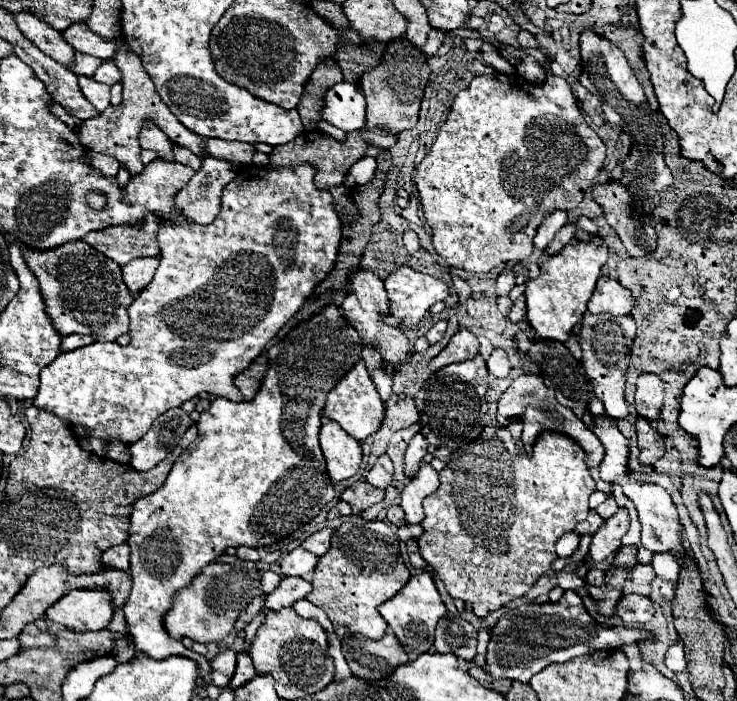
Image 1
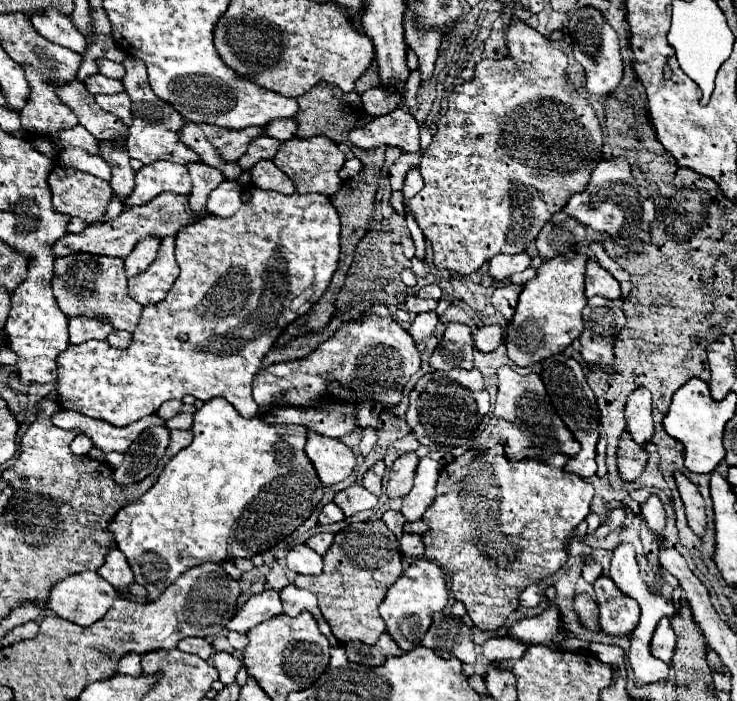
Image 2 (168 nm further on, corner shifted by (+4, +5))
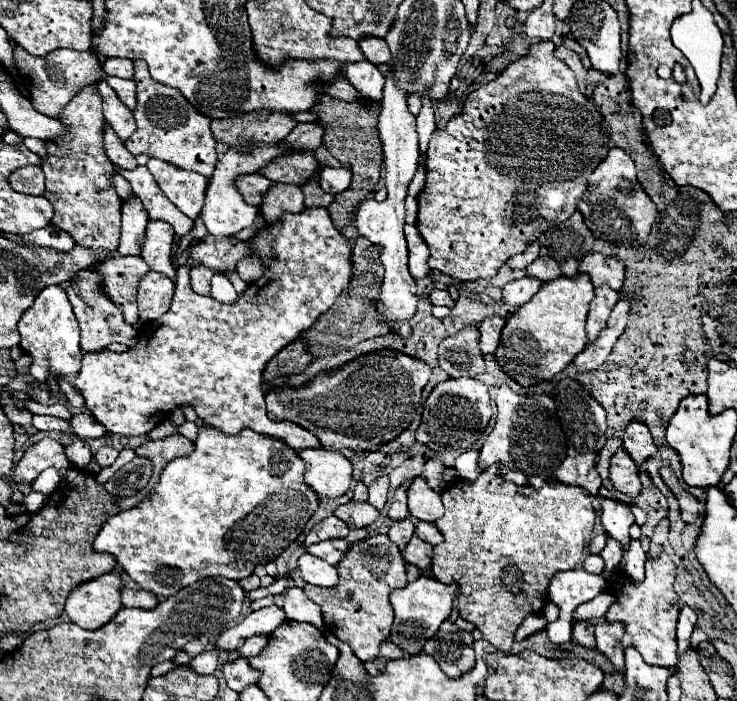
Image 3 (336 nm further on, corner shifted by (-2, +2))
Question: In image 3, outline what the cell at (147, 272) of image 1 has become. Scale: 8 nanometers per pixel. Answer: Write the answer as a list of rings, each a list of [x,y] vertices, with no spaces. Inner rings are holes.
[[[150,220],[146,228],[146,240],[142,246],[142,258],[144,262],[156,270],[168,276],[170,280],[176,280],[176,270],[170,264],[170,252],[174,248],[174,228],[162,220]]]

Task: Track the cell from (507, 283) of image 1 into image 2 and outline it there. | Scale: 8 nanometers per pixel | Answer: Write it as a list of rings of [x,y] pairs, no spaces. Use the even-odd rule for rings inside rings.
[[[528,253],[518,255],[496,255],[490,259],[490,275],[496,281],[506,281],[510,275],[520,273],[530,267]]]

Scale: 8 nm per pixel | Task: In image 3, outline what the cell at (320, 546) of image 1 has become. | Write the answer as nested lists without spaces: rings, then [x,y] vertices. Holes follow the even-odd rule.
[[[336,538],[336,540],[324,540],[324,542],[318,542],[318,544],[310,546],[306,552],[312,554],[312,556],[316,556],[316,558],[326,560],[326,562],[332,564],[332,566],[336,566],[336,564],[344,558],[344,554],[348,552],[348,548],[350,548],[350,544],[348,544],[346,540]]]

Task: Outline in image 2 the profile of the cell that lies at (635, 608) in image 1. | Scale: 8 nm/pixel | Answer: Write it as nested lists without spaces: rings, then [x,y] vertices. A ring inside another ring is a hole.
[[[600,575],[594,581],[594,591],[600,607],[600,627],[610,635],[624,635],[636,627],[640,617],[640,605],[636,599],[624,595],[616,583]]]

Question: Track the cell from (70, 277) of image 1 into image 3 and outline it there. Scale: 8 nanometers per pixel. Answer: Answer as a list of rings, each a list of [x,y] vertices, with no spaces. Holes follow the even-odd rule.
[[[110,256],[110,260],[98,266],[98,274],[104,276],[106,294],[124,312],[128,324],[138,322],[136,292],[138,292],[138,282],[148,272],[150,268],[140,256]]]

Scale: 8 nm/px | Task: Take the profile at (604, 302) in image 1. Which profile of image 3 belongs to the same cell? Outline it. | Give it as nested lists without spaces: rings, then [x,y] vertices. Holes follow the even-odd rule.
[[[596,252],[584,256],[578,266],[578,272],[588,274],[596,288],[602,284],[608,284],[616,292],[624,284],[624,270],[626,268],[624,268],[622,260],[612,258],[612,256],[604,256],[604,254],[596,254]]]

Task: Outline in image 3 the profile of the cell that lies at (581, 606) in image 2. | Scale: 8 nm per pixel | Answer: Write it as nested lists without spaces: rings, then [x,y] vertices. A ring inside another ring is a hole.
[[[574,622],[572,642],[584,648],[594,648],[594,626],[590,622]]]

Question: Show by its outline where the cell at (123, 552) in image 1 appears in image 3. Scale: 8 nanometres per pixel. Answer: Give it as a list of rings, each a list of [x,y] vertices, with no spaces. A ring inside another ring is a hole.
[[[122,572],[122,580],[124,580],[122,604],[126,608],[142,608],[142,610],[148,610],[148,608],[154,608],[158,604],[156,594],[140,588],[138,584],[134,584],[134,580],[130,580],[130,576],[126,576],[126,572]]]

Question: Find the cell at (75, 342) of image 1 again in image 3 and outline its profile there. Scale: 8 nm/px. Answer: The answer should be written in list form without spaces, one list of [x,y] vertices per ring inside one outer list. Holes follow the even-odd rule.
[[[84,268],[84,270],[78,270],[64,288],[82,330],[80,348],[84,352],[100,352],[100,350],[106,350],[108,344],[112,342],[122,342],[128,348],[132,348],[138,342],[138,332],[130,324],[126,324],[120,308],[106,296],[106,292],[102,290],[102,280],[104,278],[100,274],[96,274],[90,268]]]

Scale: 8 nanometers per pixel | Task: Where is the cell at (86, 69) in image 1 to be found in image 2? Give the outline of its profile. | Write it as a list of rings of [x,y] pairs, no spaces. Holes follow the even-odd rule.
[[[36,13],[36,17],[30,17],[34,29],[50,39],[56,45],[68,47],[80,55],[86,53],[88,43],[84,41],[84,35],[76,31],[70,17],[62,17],[60,13]]]

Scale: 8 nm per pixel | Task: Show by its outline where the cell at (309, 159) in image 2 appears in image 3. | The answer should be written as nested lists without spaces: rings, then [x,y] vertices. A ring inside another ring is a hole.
[[[318,174],[304,184],[302,192],[304,192],[304,206],[306,208],[328,208],[328,204],[334,200],[332,194],[322,192],[322,188],[318,184]]]

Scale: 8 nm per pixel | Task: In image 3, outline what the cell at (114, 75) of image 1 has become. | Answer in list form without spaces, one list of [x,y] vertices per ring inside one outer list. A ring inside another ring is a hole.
[[[106,58],[104,70],[108,76],[132,78],[134,76],[134,62],[130,58]]]

